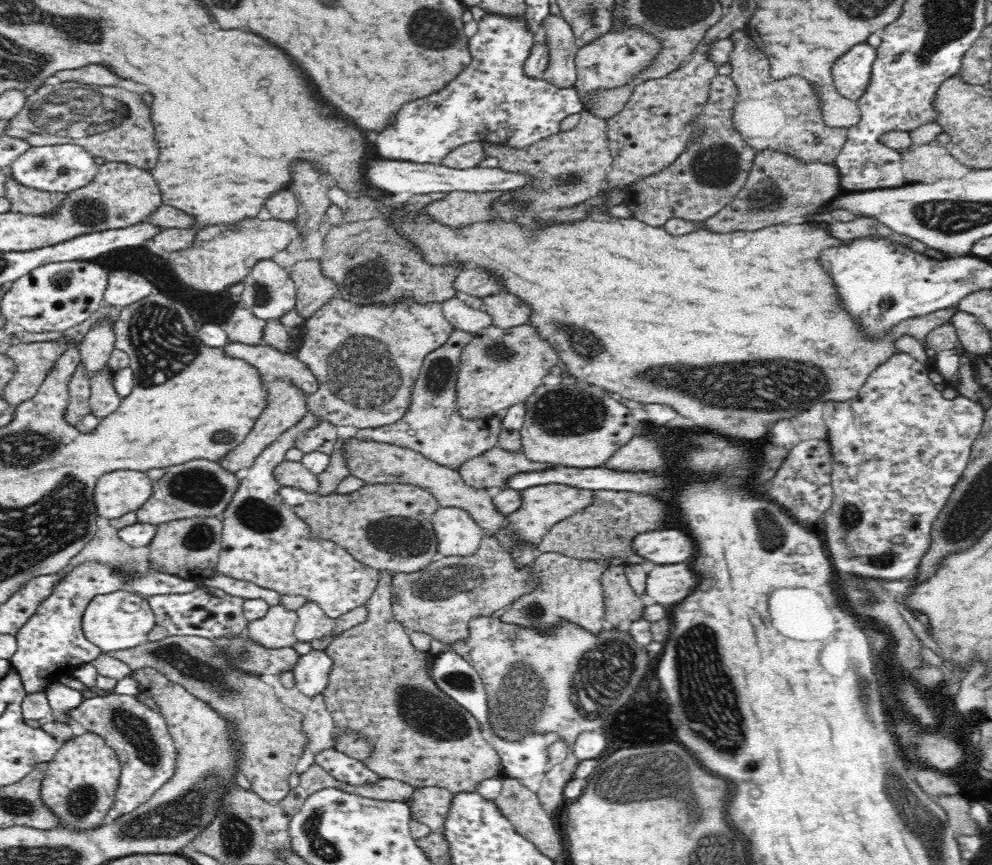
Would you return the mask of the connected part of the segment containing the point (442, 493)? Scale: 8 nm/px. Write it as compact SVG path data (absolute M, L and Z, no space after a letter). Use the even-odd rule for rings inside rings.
M352 437L345 440L344 449L345 460L348 460L346 465L351 474L361 478L365 483L398 483L418 486L434 495L439 506L463 508L469 512L485 532L496 534L502 529L511 531L511 522L507 520L508 514L502 514L497 509L493 502L493 492L466 484L459 471L441 466L419 452L397 447L394 444L362 441Z

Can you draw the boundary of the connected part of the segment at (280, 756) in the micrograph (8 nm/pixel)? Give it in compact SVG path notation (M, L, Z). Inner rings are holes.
M168 635L162 640L148 641L140 644L140 646L114 651L108 653L108 655L124 662L134 672L154 668L158 673L164 674L172 683L180 684L184 689L188 689L188 693L192 693L194 697L208 703L222 717L235 722L238 727L240 745L244 747L239 762L239 771L248 779L254 792L260 798L269 805L276 806L292 790L289 776L294 772L298 758L302 756L302 751L304 751L307 742L302 731L303 715L281 702L281 699L276 696L274 688L264 684L261 678L235 672L228 659L224 659L220 655L214 655L214 650L216 650L214 641L199 636Z

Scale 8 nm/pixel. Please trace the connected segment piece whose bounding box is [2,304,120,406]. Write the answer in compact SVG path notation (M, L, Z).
M103 304L88 321L79 326L70 328L63 333L63 338L56 341L20 343L16 342L6 352L6 356L10 357L16 365L14 376L8 380L8 384L2 388L2 396L12 405L17 406L21 402L30 400L37 394L38 389L42 386L44 379L49 375L49 372L56 366L59 358L65 354L66 349L70 345L78 345L84 339L84 336L96 326L96 324L104 324L109 322L114 328L114 323L118 322L120 310L112 305Z

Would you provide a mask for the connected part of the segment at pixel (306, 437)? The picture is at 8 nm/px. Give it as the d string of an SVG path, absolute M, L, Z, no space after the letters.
M322 421L315 429L310 429L300 435L296 439L295 446L302 449L305 454L323 452L330 456L338 447L339 442L336 425L330 421Z

